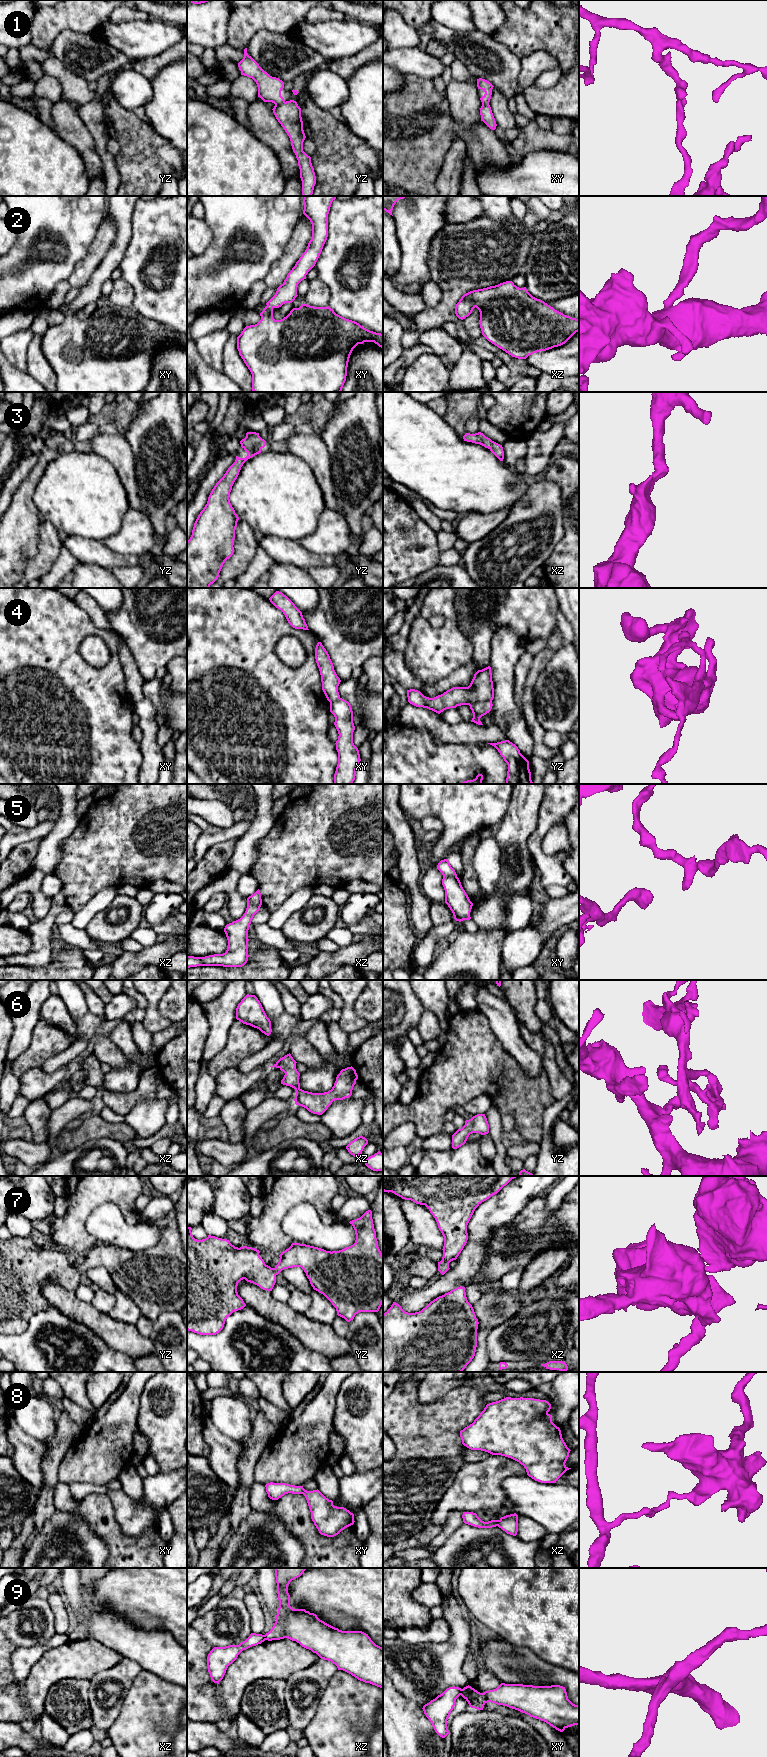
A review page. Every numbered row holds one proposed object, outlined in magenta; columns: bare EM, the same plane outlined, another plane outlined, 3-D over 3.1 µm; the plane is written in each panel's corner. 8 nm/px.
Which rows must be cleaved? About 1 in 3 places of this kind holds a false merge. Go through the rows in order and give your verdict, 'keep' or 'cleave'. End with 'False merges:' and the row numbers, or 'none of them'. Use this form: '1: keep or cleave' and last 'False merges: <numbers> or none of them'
1: cleave
2: keep
3: keep
4: cleave
5: cleave
6: keep
7: keep
8: cleave
9: cleave
False merges: 1, 4, 5, 8, 9

